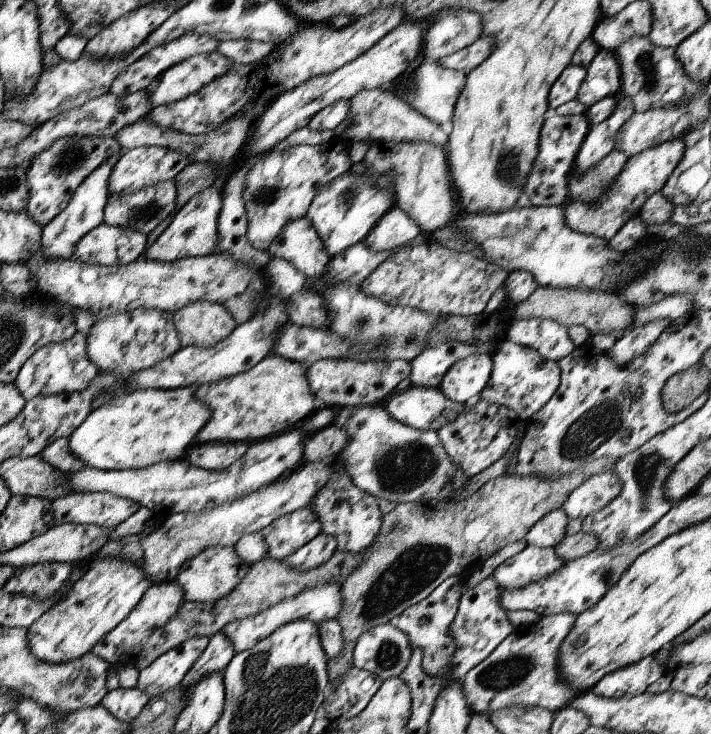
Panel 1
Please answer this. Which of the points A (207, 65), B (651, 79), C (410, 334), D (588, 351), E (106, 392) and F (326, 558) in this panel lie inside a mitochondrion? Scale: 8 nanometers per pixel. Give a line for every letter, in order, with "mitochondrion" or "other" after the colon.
A: other
B: mitochondrion
C: mitochondrion
D: other
E: other
F: other

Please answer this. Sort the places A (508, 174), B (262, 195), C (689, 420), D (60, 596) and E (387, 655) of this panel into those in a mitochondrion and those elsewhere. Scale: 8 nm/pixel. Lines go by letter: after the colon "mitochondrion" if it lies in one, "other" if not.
A: mitochondrion
B: mitochondrion
C: other
D: other
E: mitochondrion

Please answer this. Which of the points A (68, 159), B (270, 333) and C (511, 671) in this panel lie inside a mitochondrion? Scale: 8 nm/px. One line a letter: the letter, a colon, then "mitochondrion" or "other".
A: mitochondrion
B: other
C: mitochondrion

